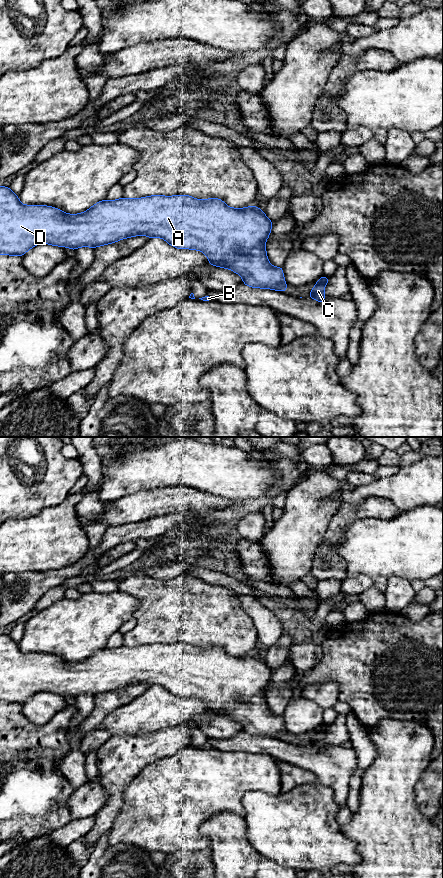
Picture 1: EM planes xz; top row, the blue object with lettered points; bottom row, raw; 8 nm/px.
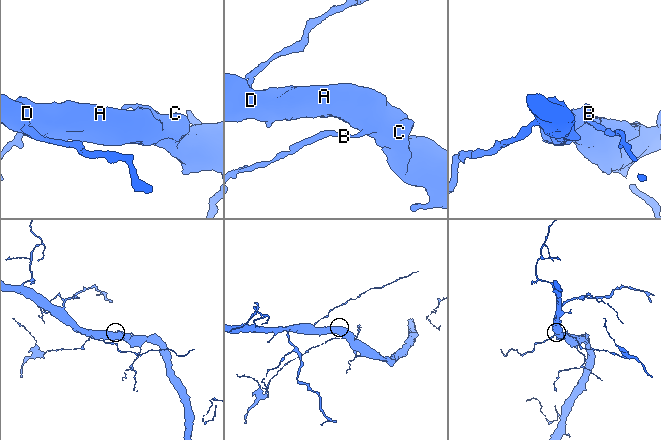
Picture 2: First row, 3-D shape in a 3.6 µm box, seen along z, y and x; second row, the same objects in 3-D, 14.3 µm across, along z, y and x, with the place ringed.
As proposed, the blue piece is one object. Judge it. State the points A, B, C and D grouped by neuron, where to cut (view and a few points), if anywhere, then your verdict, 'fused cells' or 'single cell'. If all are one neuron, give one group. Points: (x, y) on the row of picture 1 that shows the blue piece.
groups A C D / B; cut xz (286, 287), (280, 290); fused cells

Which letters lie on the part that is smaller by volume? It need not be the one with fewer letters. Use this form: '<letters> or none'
B

